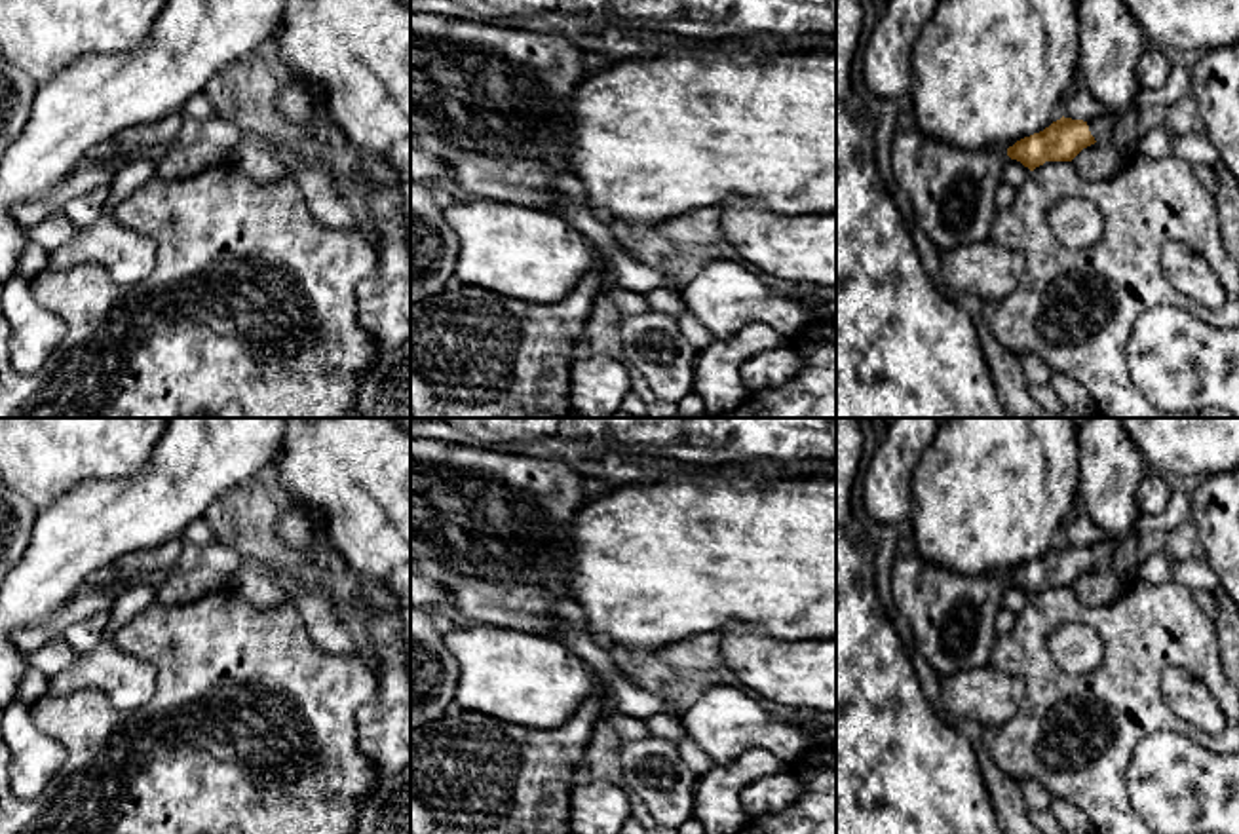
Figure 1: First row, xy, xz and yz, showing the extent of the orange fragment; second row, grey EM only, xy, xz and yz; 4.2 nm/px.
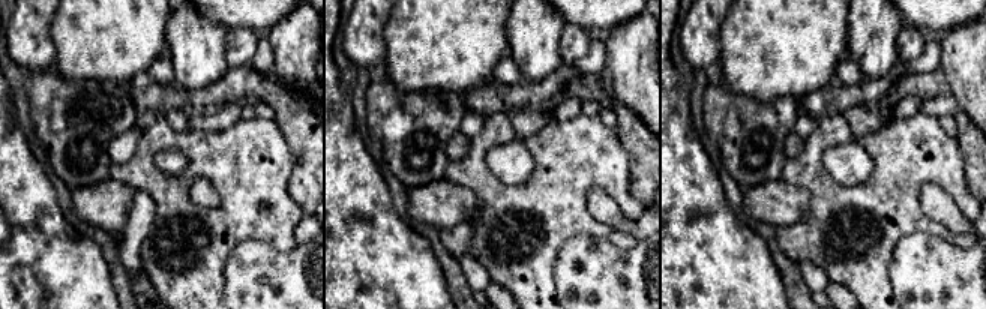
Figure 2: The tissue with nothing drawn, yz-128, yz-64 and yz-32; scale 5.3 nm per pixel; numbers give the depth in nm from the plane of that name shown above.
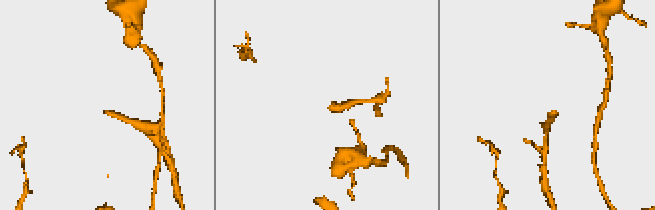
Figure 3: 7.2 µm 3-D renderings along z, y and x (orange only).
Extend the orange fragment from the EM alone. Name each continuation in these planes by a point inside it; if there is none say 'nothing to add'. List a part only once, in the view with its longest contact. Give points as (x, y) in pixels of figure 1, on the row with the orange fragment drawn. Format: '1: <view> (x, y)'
1: yz (1101, 128)

